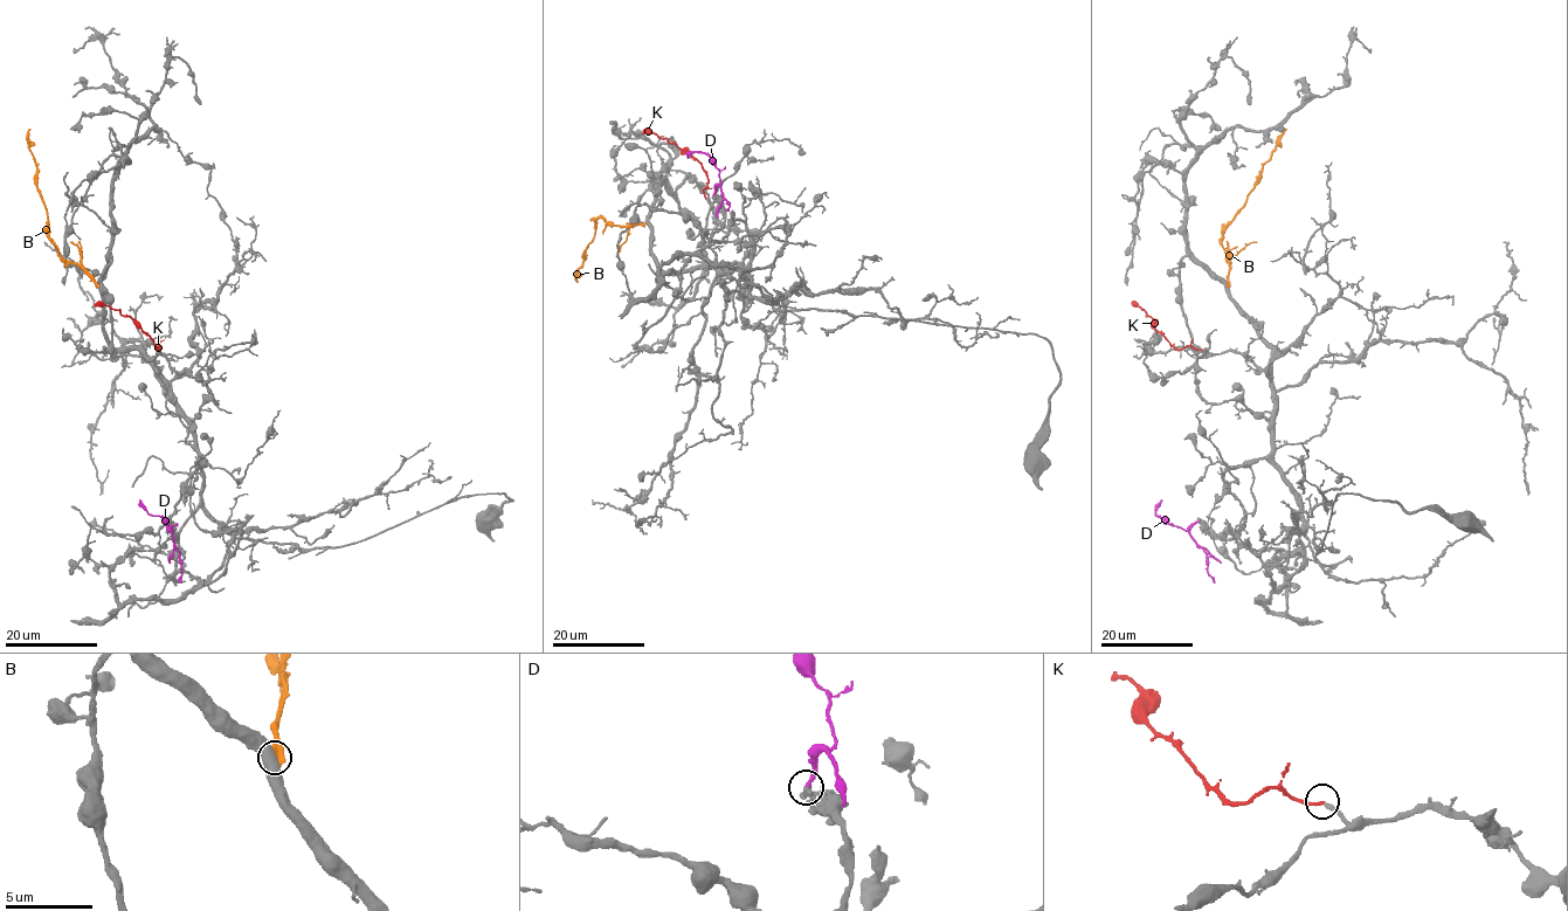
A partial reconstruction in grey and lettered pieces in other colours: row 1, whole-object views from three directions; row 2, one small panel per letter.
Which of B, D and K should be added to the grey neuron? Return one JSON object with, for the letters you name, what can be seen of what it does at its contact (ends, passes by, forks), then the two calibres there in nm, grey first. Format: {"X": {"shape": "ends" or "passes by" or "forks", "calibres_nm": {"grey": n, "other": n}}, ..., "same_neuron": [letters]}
{"K": {"shape": "ends", "calibres_nm": {"grey": 220, "other": 170}}, "same_neuron": ["K"]}

